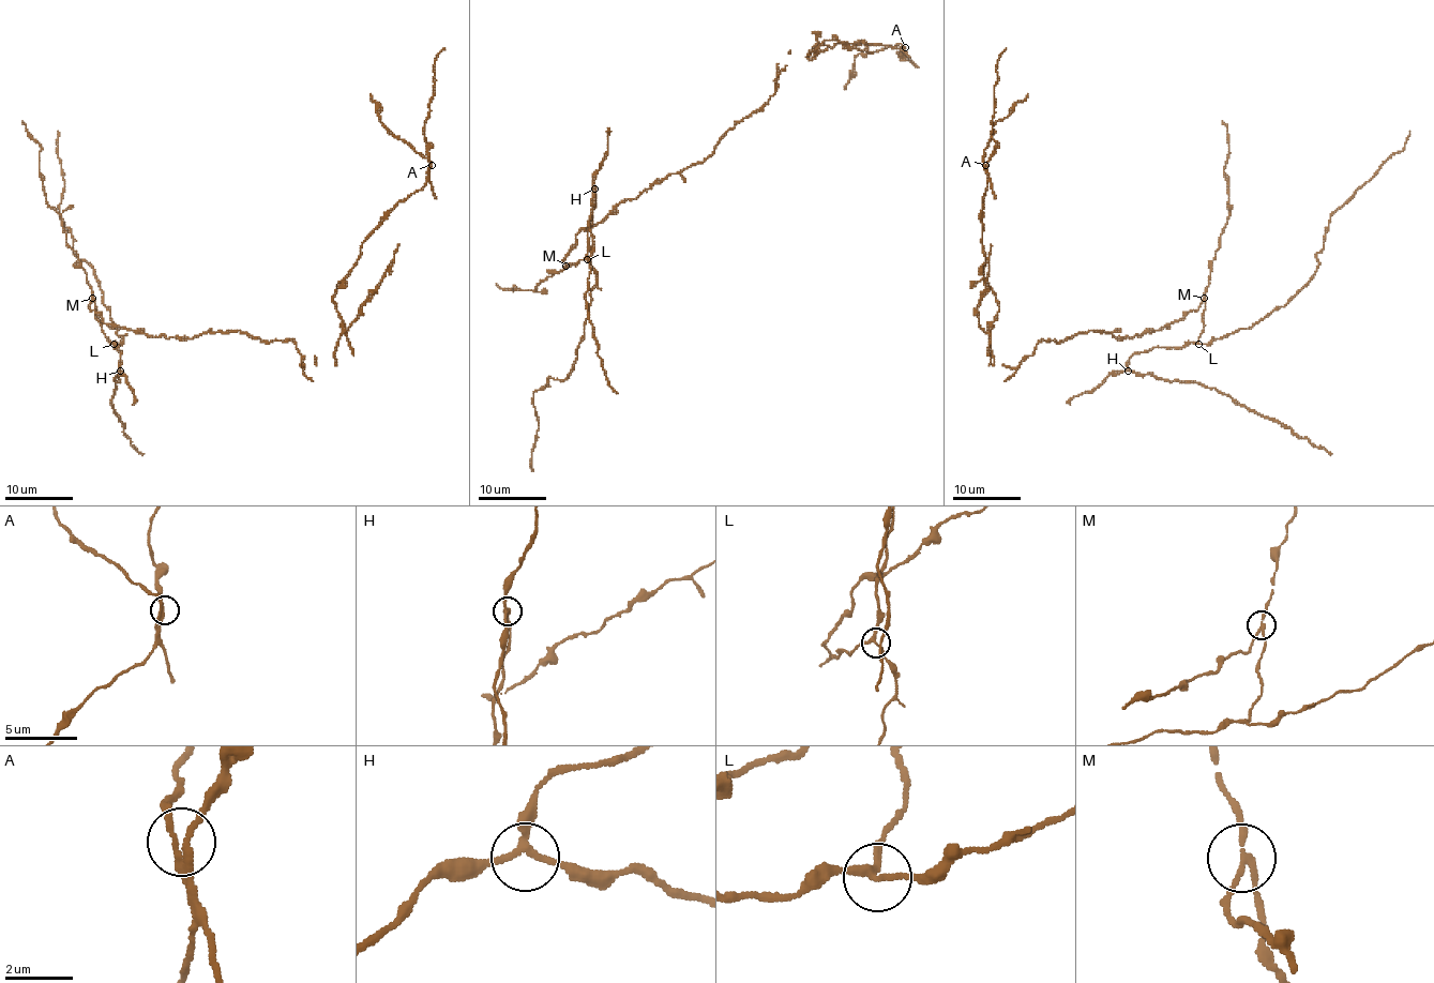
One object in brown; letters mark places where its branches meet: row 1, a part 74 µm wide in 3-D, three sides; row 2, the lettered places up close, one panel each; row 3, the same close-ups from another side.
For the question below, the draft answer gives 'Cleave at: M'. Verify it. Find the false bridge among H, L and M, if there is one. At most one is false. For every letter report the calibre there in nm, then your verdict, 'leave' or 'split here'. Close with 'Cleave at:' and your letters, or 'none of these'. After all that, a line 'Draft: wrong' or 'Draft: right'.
H: 180 nm thick; leave
L: 200 nm thick; leave
M: 160 nm thick; split here
Cleave at: M
Draft: right

